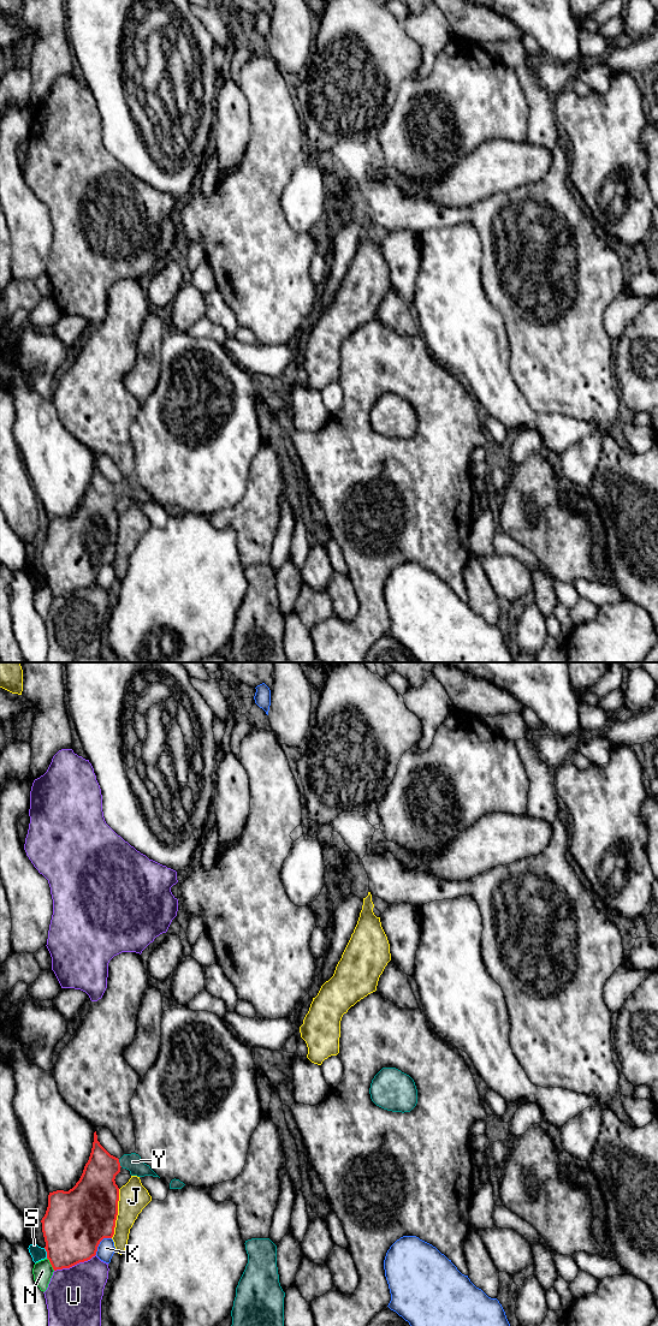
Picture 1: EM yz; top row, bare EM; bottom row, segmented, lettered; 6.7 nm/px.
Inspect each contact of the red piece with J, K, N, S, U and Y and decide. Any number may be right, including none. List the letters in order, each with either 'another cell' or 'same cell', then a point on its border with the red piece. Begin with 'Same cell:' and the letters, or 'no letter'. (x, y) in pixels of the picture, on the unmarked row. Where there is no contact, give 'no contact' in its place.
Same cell: Y
J: another cell | yz (117, 540)
K: another cell | yz (99, 570)
N: another cell | yz (51, 590)
S: another cell | yz (47, 580)
U: another cell | yz (75, 590)
Y: same cell | yz (119, 489)

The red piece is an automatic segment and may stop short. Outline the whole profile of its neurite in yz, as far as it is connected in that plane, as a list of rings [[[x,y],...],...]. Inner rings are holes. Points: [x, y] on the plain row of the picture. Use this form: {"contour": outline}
{"contour": [[[95,458],[91,480],[79,507],[69,518],[49,519],[41,549],[47,585],[54,597],[90,587],[96,582],[100,569],[113,564],[119,528],[119,515],[114,506],[121,494],[129,496],[131,503],[159,504],[136,480],[124,481],[120,486],[111,482],[97,468]]]}

